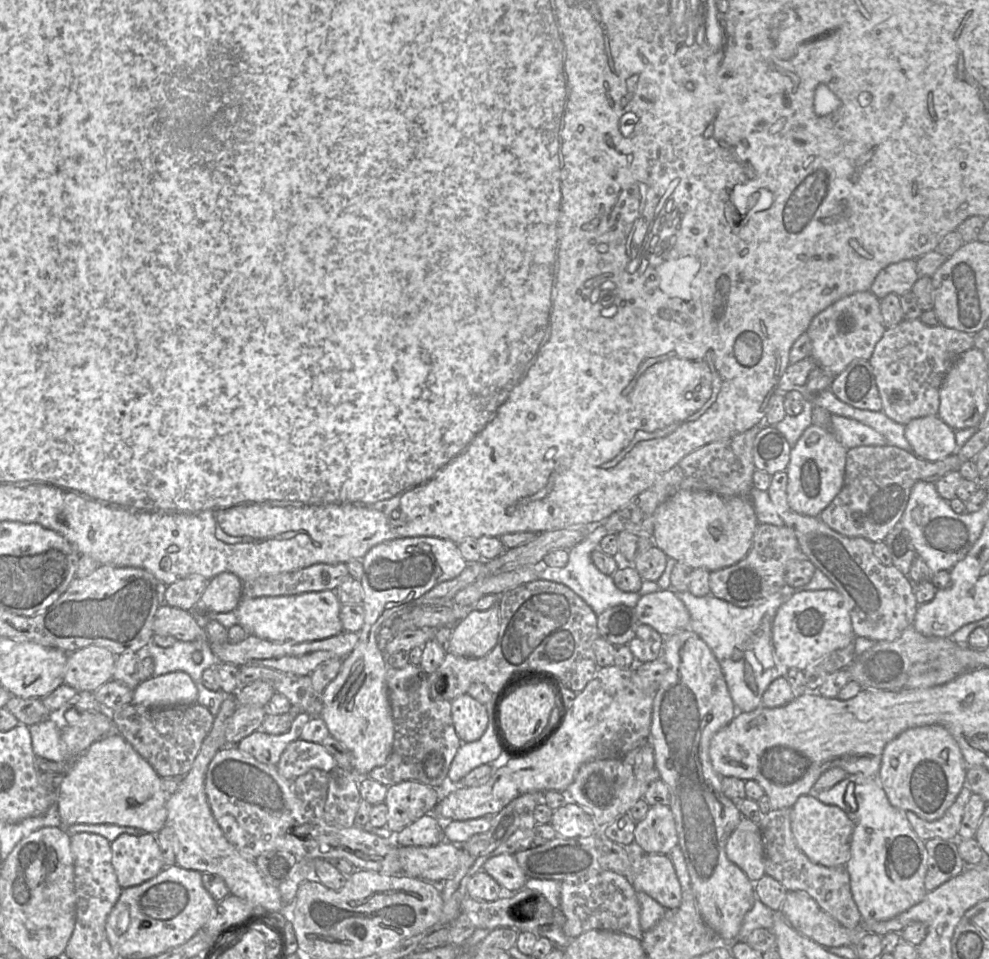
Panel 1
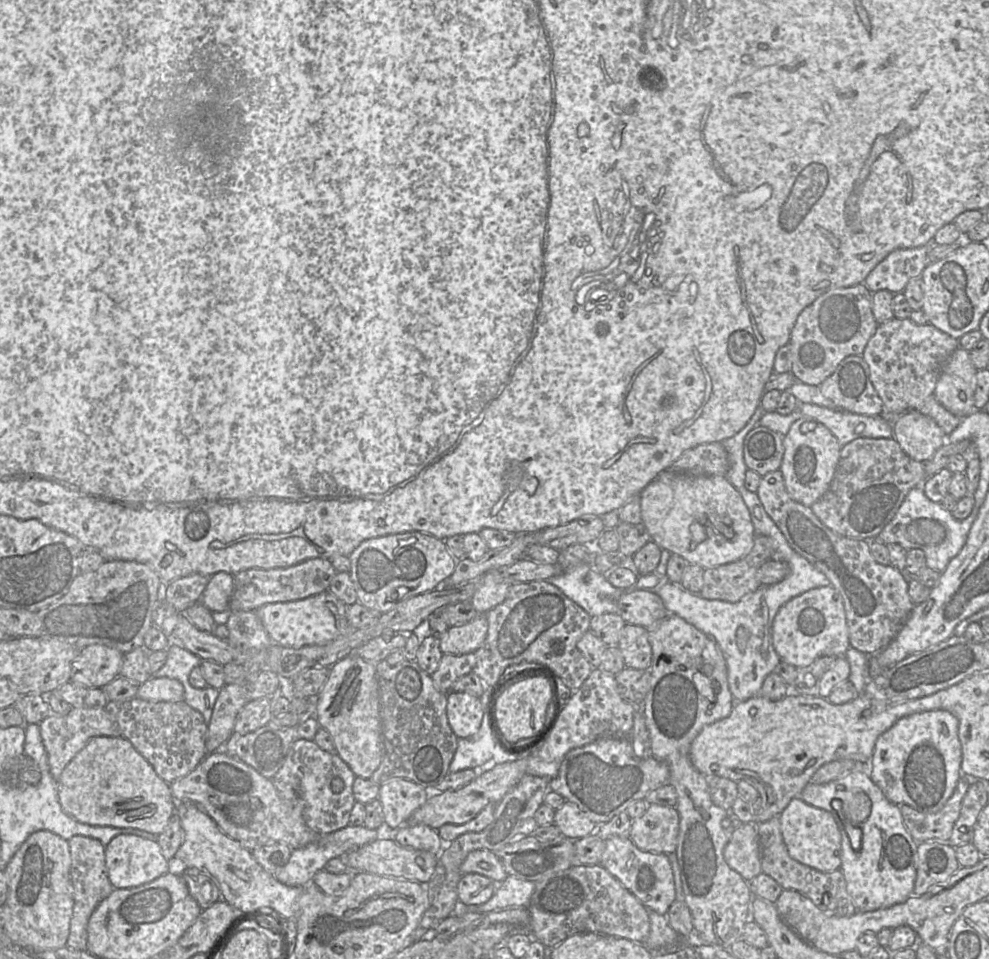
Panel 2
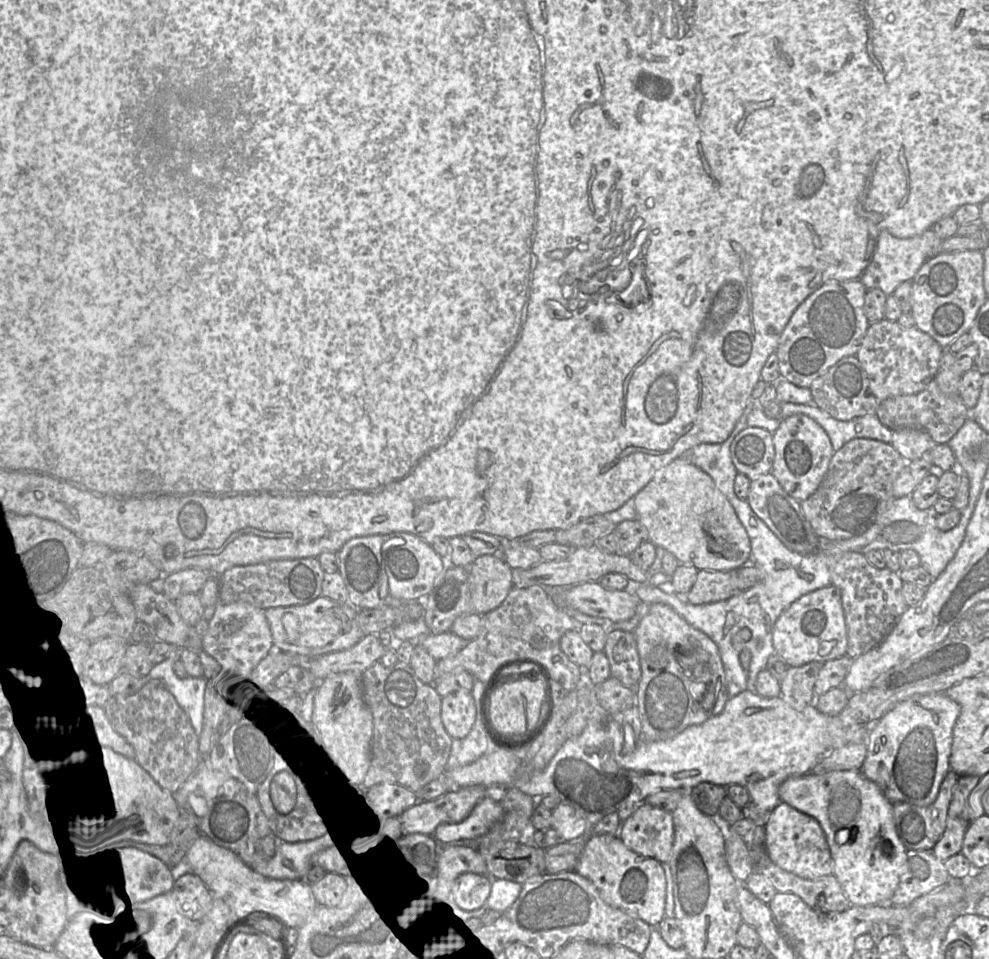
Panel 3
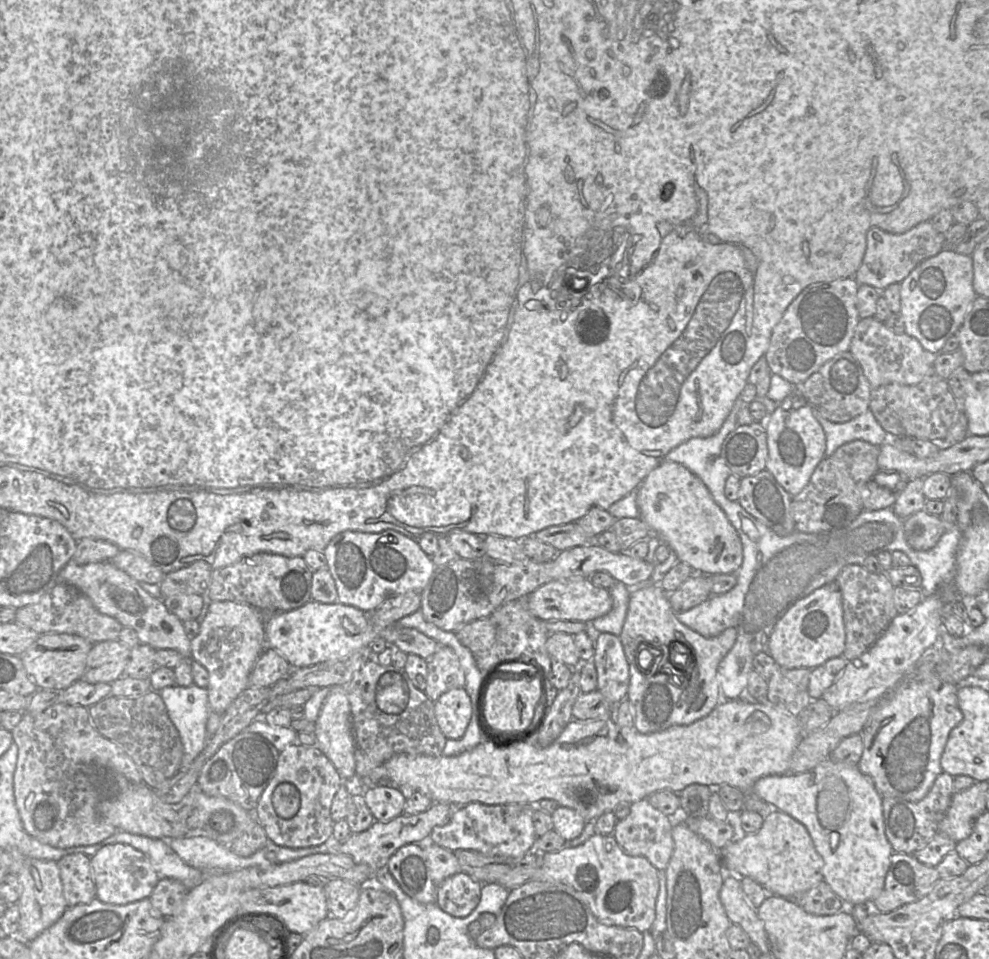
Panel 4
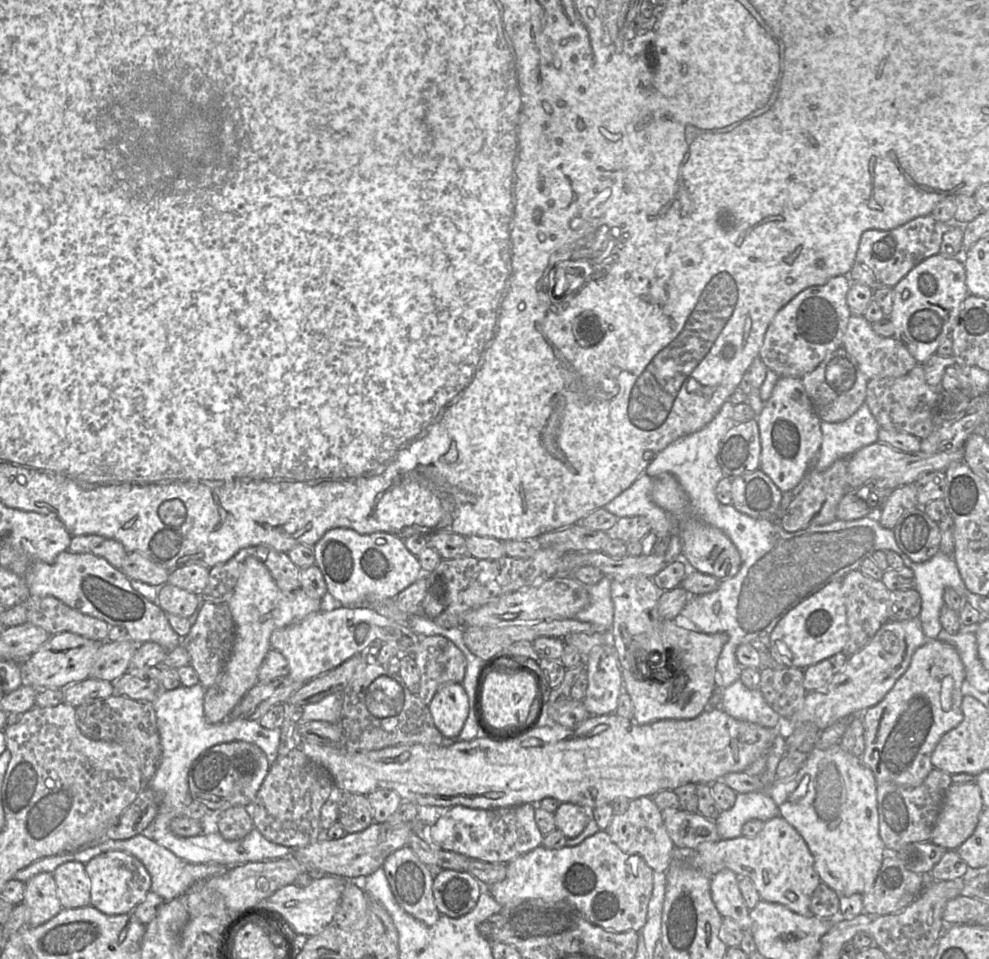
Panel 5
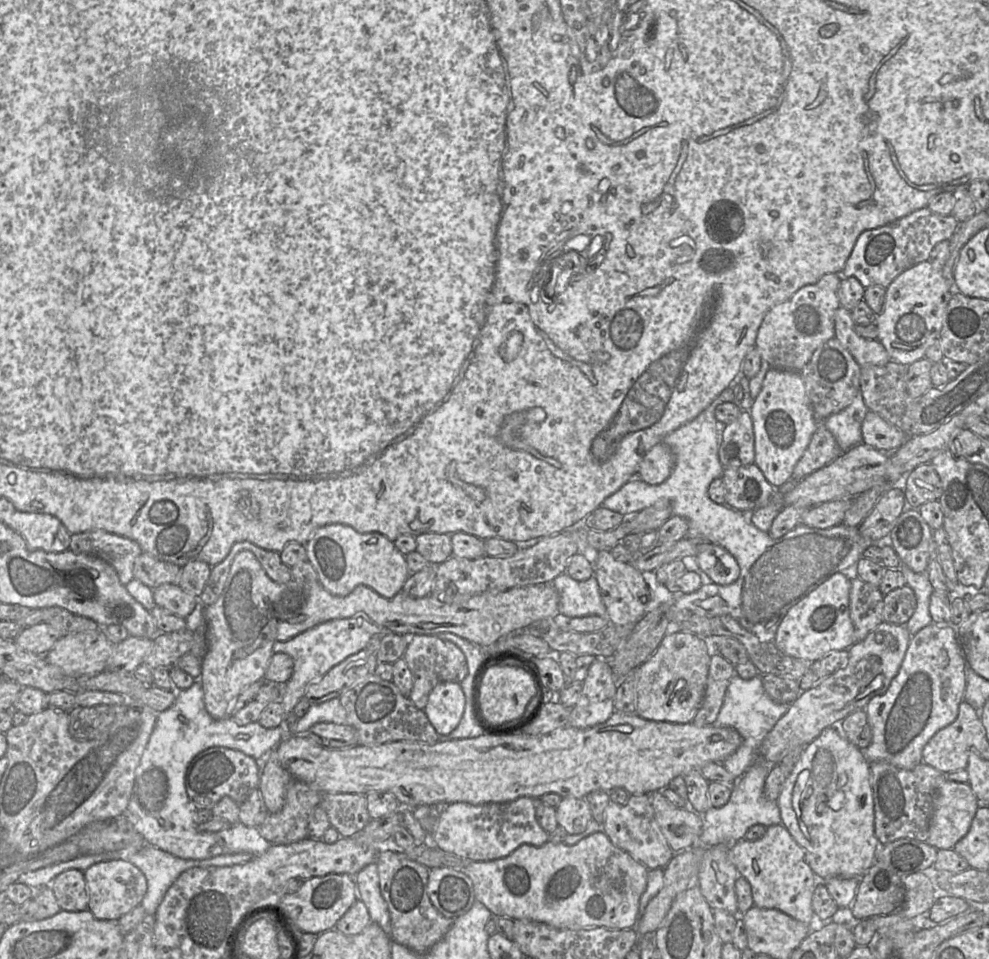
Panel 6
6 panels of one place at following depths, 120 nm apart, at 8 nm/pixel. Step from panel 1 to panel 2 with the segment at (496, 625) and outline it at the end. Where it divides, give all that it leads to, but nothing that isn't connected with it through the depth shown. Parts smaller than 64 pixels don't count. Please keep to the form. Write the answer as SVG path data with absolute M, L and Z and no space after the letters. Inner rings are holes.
M479 615L461 626L452 626L439 639L443 654L462 655L476 651L485 641L488 630L487 619Z

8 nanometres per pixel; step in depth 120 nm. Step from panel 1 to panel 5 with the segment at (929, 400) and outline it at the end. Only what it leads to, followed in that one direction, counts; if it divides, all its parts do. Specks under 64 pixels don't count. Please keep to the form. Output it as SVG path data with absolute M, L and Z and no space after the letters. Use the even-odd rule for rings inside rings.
M850 316L842 347L857 361L860 370L869 380L902 377L918 364L902 342L894 337L882 337L876 334L871 323L863 316Z

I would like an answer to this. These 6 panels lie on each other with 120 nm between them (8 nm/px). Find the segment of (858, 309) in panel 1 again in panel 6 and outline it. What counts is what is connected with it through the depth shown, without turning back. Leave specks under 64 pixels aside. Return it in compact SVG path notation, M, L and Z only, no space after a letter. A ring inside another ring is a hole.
M837 273L825 274L815 284L803 286L788 301L767 312L755 342L762 361L775 369L802 371L815 350L835 337L834 317L840 307L837 290L841 280L842 276Z

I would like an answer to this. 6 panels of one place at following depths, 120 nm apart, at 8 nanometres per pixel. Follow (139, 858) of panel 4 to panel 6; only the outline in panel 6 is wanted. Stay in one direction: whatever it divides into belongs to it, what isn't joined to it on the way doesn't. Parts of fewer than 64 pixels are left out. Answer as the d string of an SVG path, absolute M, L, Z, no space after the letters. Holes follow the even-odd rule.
M114 859L100 861L84 872L88 889L88 907L99 920L118 921L123 915L140 905L147 891L147 880L142 871L129 861Z

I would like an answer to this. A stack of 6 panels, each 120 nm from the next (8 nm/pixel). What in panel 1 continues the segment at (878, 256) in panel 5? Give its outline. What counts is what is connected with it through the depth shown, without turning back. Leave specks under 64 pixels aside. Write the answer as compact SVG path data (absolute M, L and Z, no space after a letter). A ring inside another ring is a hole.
M916 259L902 260L882 269L874 279L869 291L879 299L889 293L901 296L911 291L918 278Z

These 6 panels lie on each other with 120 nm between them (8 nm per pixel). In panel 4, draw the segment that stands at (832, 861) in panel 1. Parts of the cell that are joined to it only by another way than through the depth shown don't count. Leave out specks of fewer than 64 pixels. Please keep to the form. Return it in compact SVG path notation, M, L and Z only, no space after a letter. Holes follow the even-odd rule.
M780 810L764 818L762 827L755 833L732 840L721 850L722 867L733 877L752 878L768 893L786 899L798 898L823 880L823 859L817 852L807 828Z

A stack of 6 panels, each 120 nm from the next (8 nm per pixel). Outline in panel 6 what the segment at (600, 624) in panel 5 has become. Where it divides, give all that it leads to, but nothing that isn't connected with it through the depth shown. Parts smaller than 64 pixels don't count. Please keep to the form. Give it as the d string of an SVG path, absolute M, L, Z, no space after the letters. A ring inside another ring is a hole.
M564 572L550 583L559 595L559 614L568 617L597 615L607 618L606 608L594 576L585 581L576 581Z

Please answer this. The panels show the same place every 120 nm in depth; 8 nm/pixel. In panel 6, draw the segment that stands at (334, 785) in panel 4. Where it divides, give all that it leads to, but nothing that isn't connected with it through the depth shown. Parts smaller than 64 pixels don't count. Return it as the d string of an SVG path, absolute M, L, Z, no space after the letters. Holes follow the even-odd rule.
M292 779L286 791L286 800L281 811L268 813L265 820L259 825L258 830L271 844L291 844L308 837L308 824L313 812L320 805L322 794L311 789L307 784L297 779Z

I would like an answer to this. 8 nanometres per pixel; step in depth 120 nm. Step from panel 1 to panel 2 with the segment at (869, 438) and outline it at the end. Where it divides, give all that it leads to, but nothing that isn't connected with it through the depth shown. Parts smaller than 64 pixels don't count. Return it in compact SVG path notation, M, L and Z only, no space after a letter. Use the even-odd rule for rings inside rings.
M798 403L802 417L809 417L826 426L840 446L860 438L892 438L893 422L885 415L861 415L842 409L829 409L815 404Z

